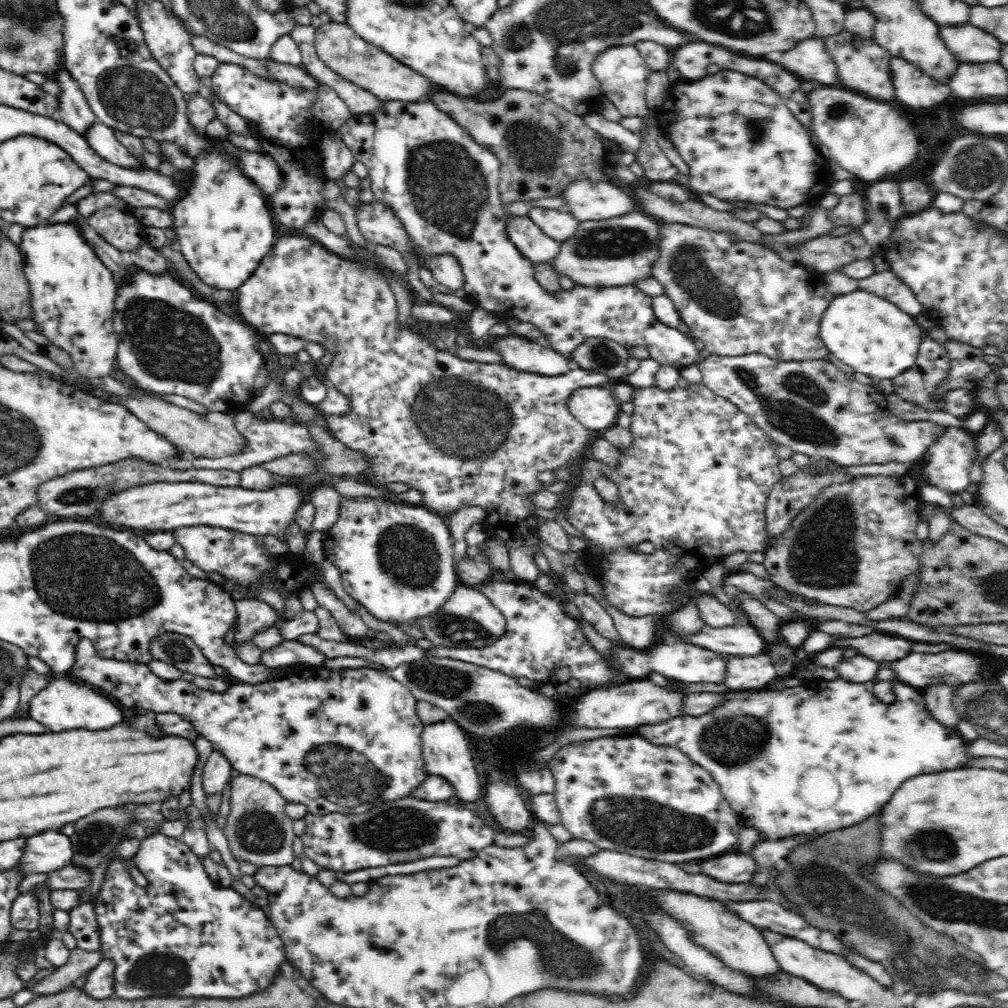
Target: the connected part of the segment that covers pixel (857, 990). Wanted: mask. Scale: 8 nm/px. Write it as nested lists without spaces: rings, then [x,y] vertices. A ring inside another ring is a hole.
[[[763,930],[762,933],[766,942],[770,944],[770,950],[782,970],[790,972],[792,976],[804,978],[826,992],[836,992],[838,996],[842,996],[846,1000],[862,1000],[864,1004],[878,1004],[882,1000],[882,996],[888,995],[886,992],[891,991],[890,986],[880,984],[860,968],[846,962],[843,955],[838,956],[838,954],[830,954],[824,950],[816,950],[816,948],[808,946],[806,942],[800,942],[796,938],[786,938],[786,936],[774,934],[770,930]]]

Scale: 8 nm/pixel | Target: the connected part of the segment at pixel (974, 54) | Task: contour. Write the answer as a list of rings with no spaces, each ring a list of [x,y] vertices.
[[[971,24],[954,26],[940,26],[940,37],[950,48],[960,63],[984,64],[984,62],[998,62],[1000,58],[1000,42],[985,30]]]

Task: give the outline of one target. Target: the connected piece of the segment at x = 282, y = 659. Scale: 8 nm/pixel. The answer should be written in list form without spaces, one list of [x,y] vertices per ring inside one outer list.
[[[290,639],[275,648],[263,651],[261,664],[279,669],[292,665],[321,665],[325,659],[326,655],[315,647]]]

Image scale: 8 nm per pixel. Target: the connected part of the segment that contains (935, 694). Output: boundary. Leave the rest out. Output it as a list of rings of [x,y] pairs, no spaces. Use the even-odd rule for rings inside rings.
[[[936,683],[928,685],[924,692],[924,700],[932,718],[940,722],[940,725],[948,726],[951,732],[958,730],[958,722],[961,715],[956,713],[954,705],[952,705],[952,692],[954,687],[946,685],[946,683]]]

